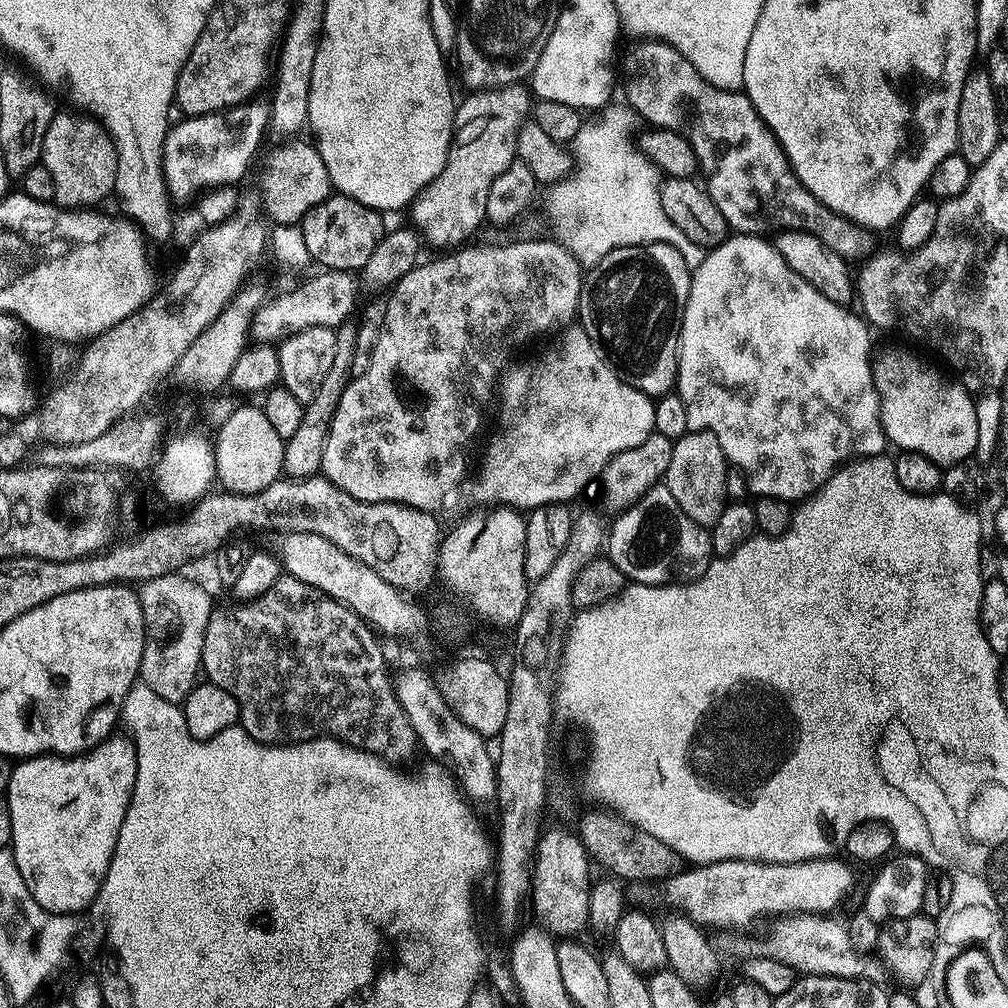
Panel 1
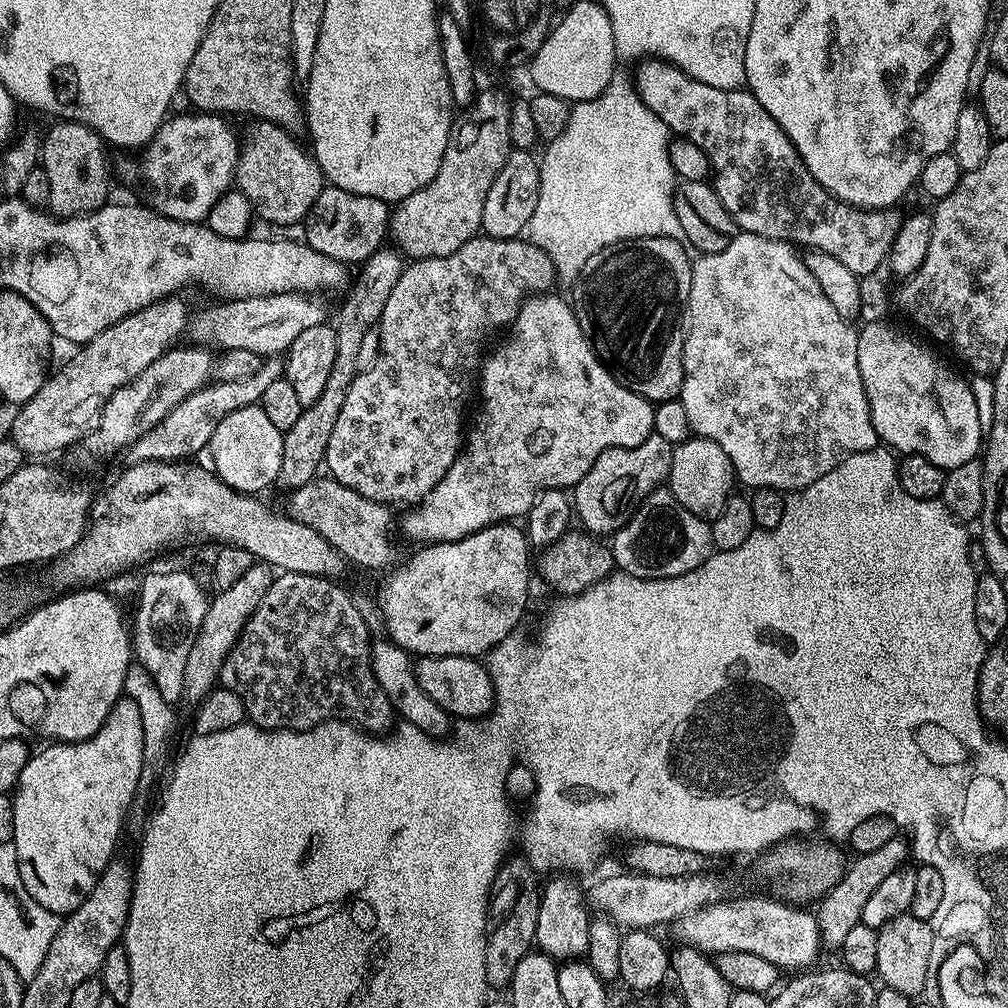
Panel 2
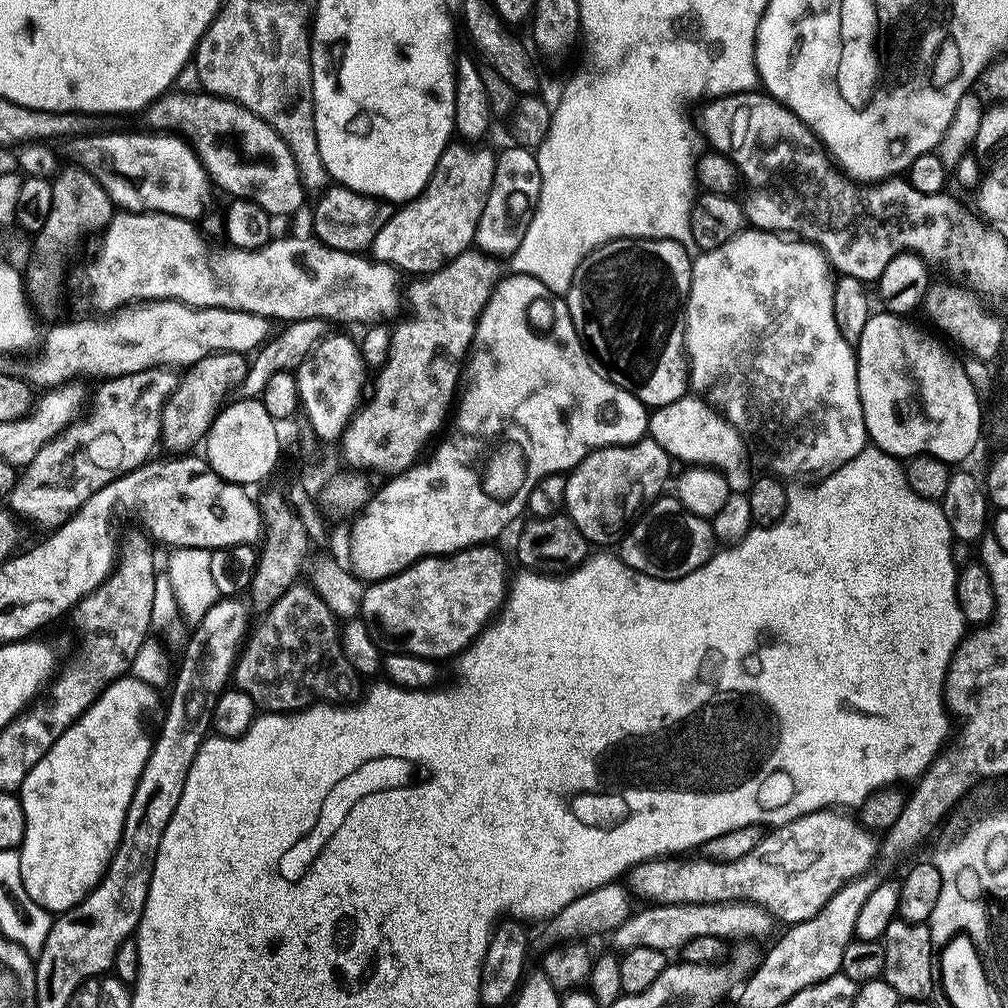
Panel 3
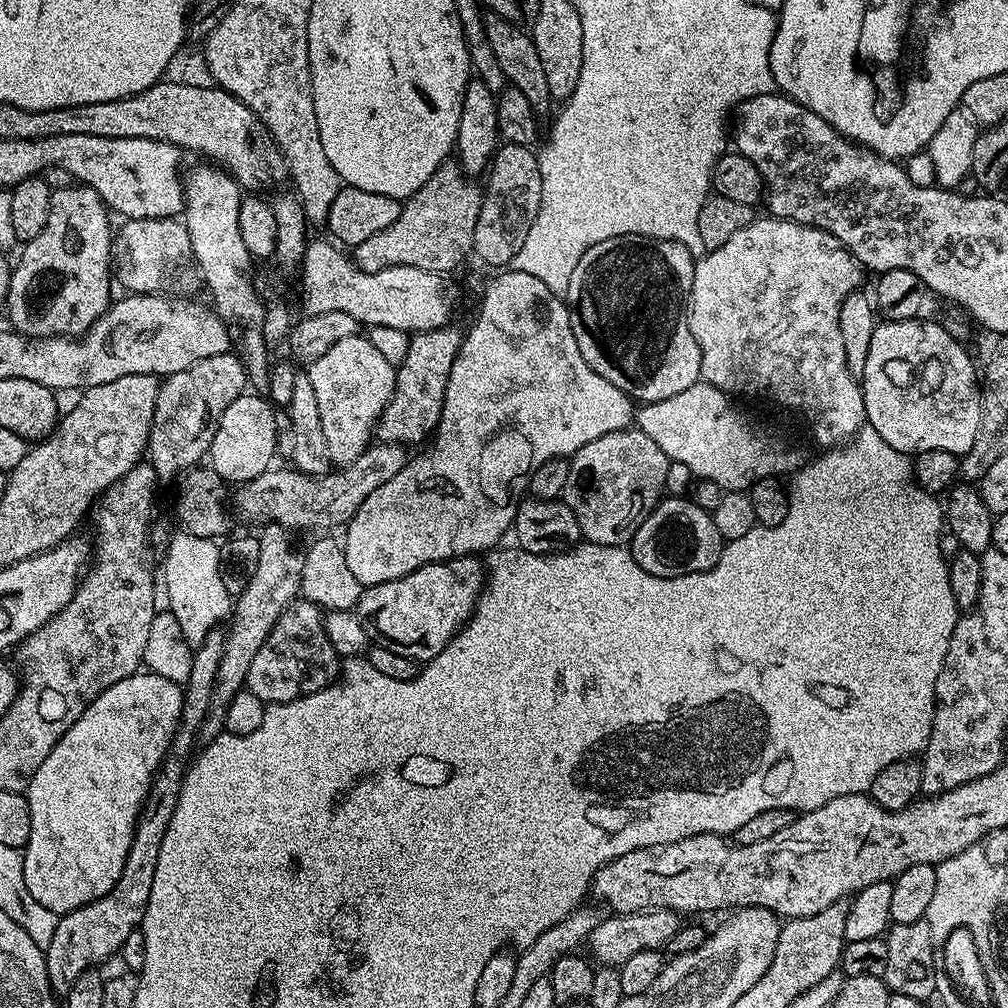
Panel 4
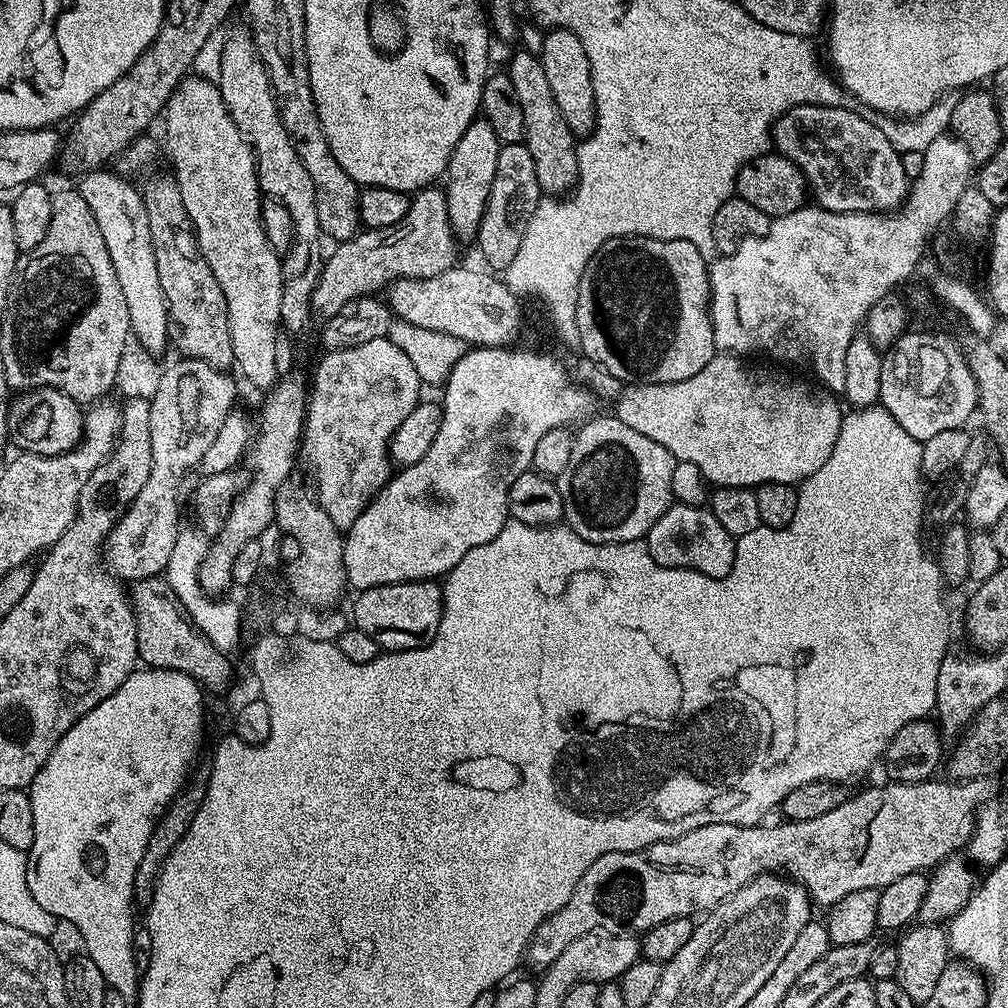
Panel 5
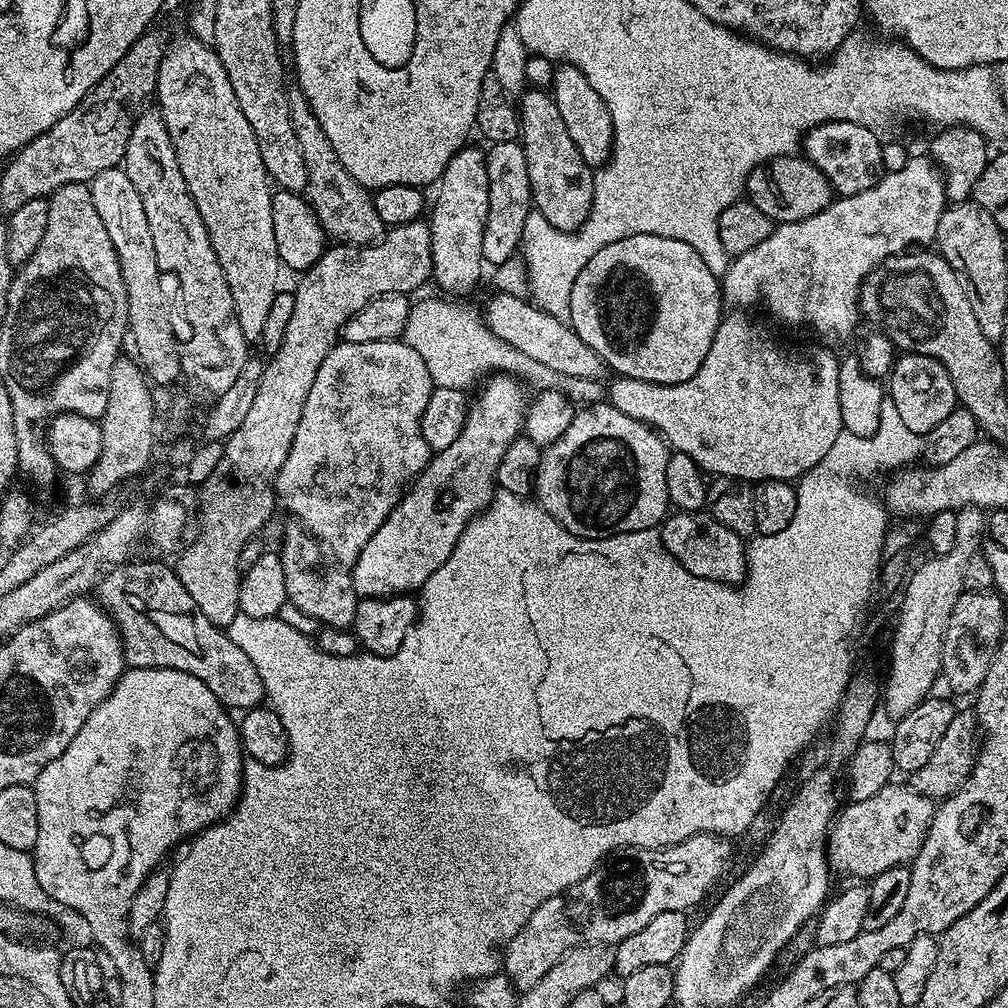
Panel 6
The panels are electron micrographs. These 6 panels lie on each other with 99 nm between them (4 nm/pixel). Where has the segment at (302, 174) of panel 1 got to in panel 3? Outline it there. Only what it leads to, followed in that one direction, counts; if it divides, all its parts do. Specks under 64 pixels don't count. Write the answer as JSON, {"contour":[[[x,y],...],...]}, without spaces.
{"contour":[[[172,90],[148,105],[147,116],[149,129],[165,134],[179,134],[188,140],[204,163],[204,169],[208,171],[213,185],[219,191],[221,188],[222,191],[229,192],[229,197],[252,200],[273,218],[292,216],[303,206],[306,189],[300,180],[298,166],[294,166],[294,154],[290,154],[290,146],[286,146],[286,142],[282,142],[276,131],[262,122],[262,118],[258,118],[235,100],[223,100],[221,96],[207,94],[188,95]]]}

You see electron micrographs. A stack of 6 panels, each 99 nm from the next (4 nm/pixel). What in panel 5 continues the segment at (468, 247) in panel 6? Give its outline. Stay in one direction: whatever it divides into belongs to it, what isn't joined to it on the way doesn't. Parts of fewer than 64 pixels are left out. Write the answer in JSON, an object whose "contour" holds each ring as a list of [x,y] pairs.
{"contour":[[[477,118],[466,126],[466,134],[458,138],[458,146],[454,146],[454,154],[450,154],[450,162],[446,173],[448,185],[442,191],[446,198],[446,210],[450,218],[452,233],[457,241],[475,241],[476,232],[480,229],[482,214],[486,210],[486,202],[490,198],[490,186],[494,182],[494,166],[498,162],[501,150],[500,139],[490,130],[490,122]]]}

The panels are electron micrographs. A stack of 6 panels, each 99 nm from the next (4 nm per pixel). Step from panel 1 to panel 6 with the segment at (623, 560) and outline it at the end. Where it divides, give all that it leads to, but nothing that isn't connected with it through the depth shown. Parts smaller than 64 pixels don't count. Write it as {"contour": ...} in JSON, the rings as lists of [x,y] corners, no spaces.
{"contour":[[[673,511],[659,525],[660,541],[664,549],[690,574],[707,580],[717,580],[725,586],[735,586],[748,574],[748,553],[745,541],[734,530],[726,530],[722,522],[703,511]]]}

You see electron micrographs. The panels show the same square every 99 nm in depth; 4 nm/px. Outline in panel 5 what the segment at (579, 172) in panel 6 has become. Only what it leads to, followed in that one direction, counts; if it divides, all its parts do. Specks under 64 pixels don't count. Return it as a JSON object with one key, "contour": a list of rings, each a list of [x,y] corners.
{"contour":[[[535,51],[514,53],[508,60],[506,71],[514,86],[514,94],[518,94],[518,102],[522,106],[524,119],[522,142],[530,150],[530,158],[534,158],[534,174],[538,176],[540,191],[552,198],[559,197],[567,193],[576,183],[574,134],[566,126],[566,118],[558,114],[554,94],[550,91],[546,79],[546,70],[542,70],[542,62]]]}

